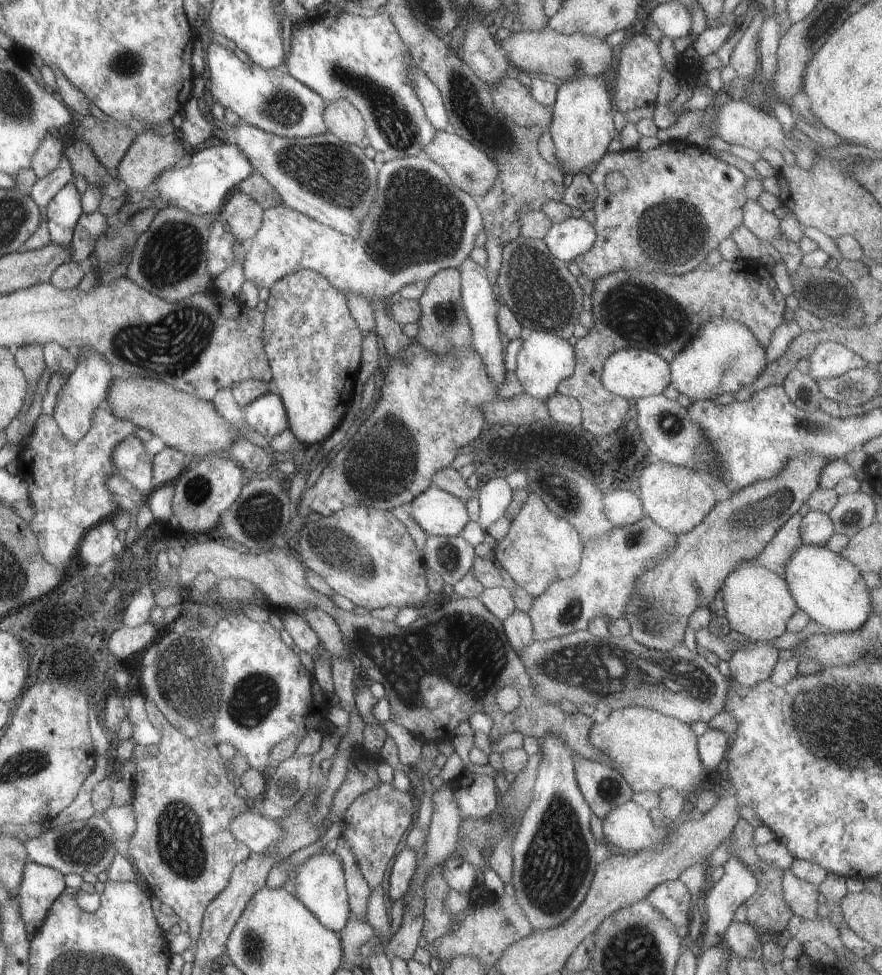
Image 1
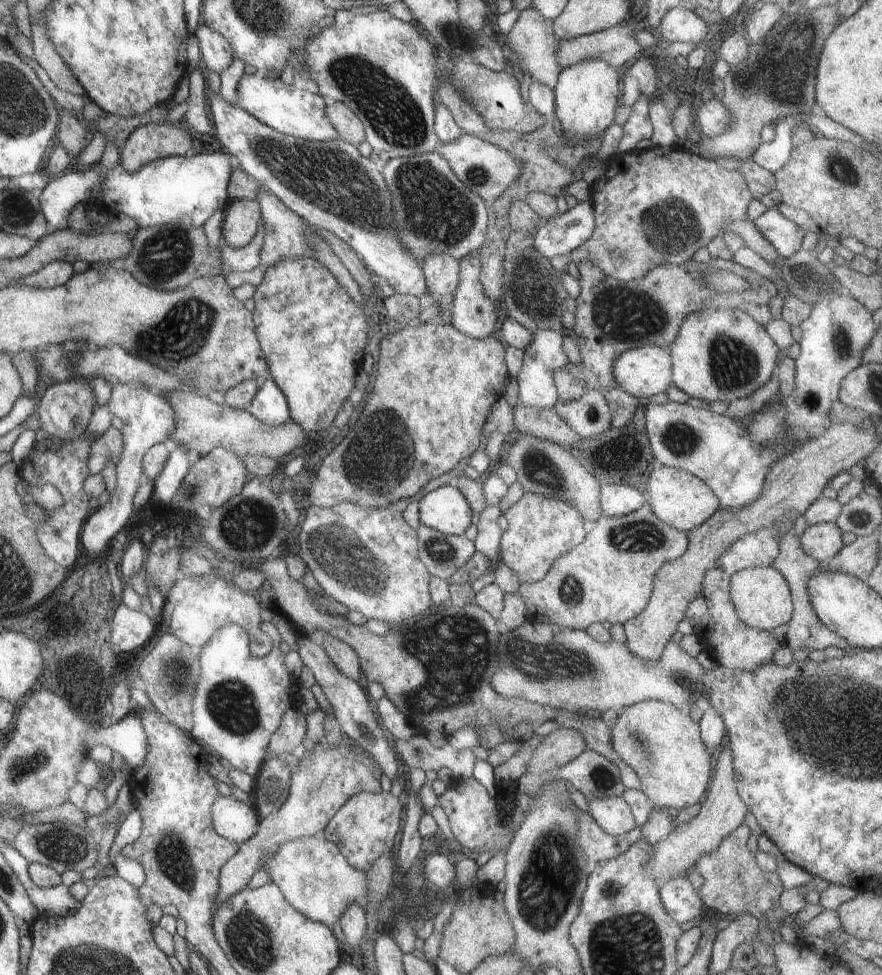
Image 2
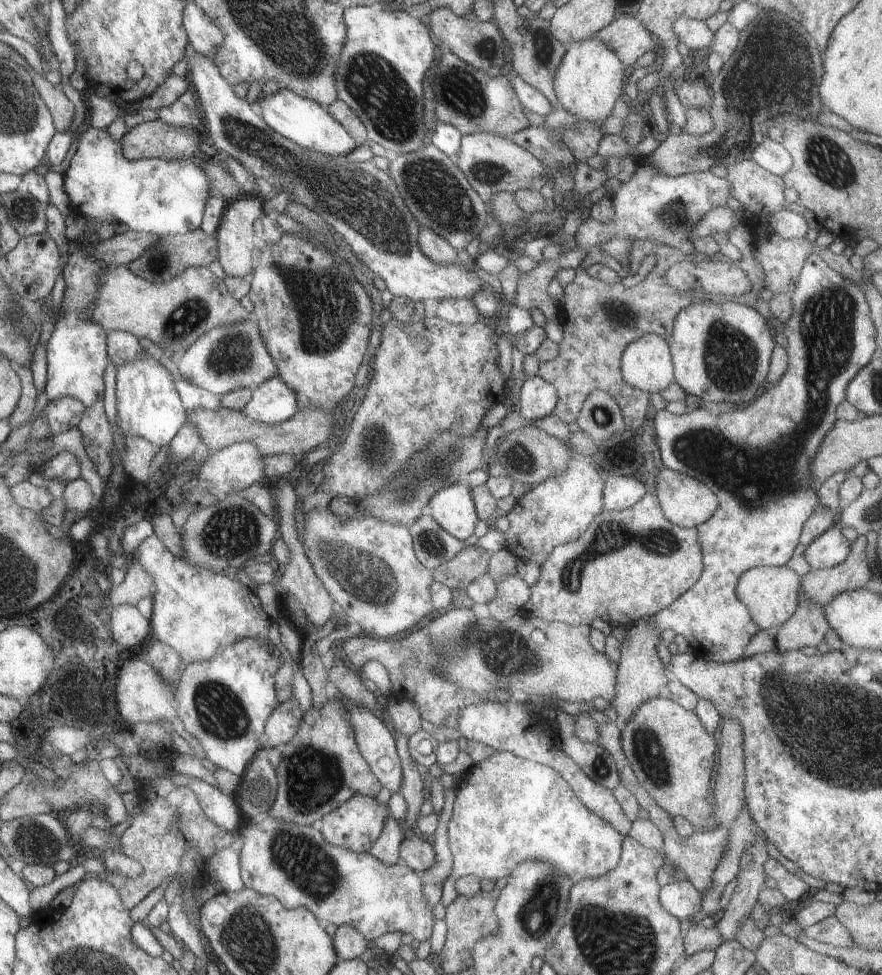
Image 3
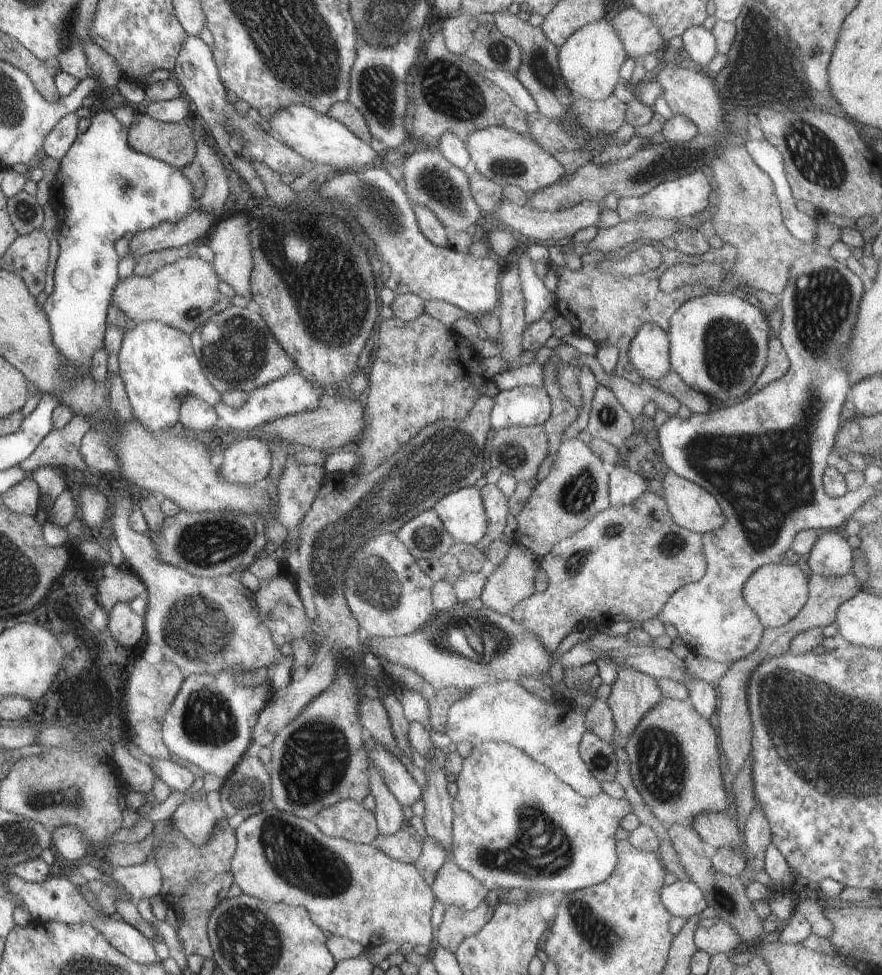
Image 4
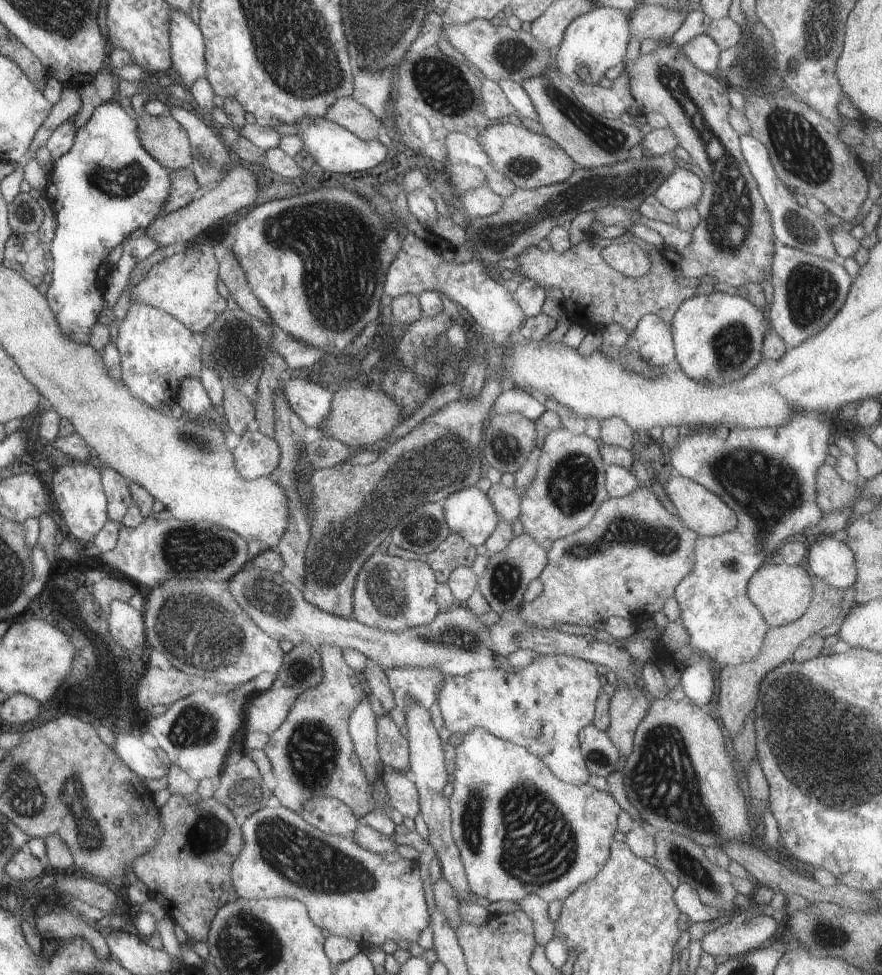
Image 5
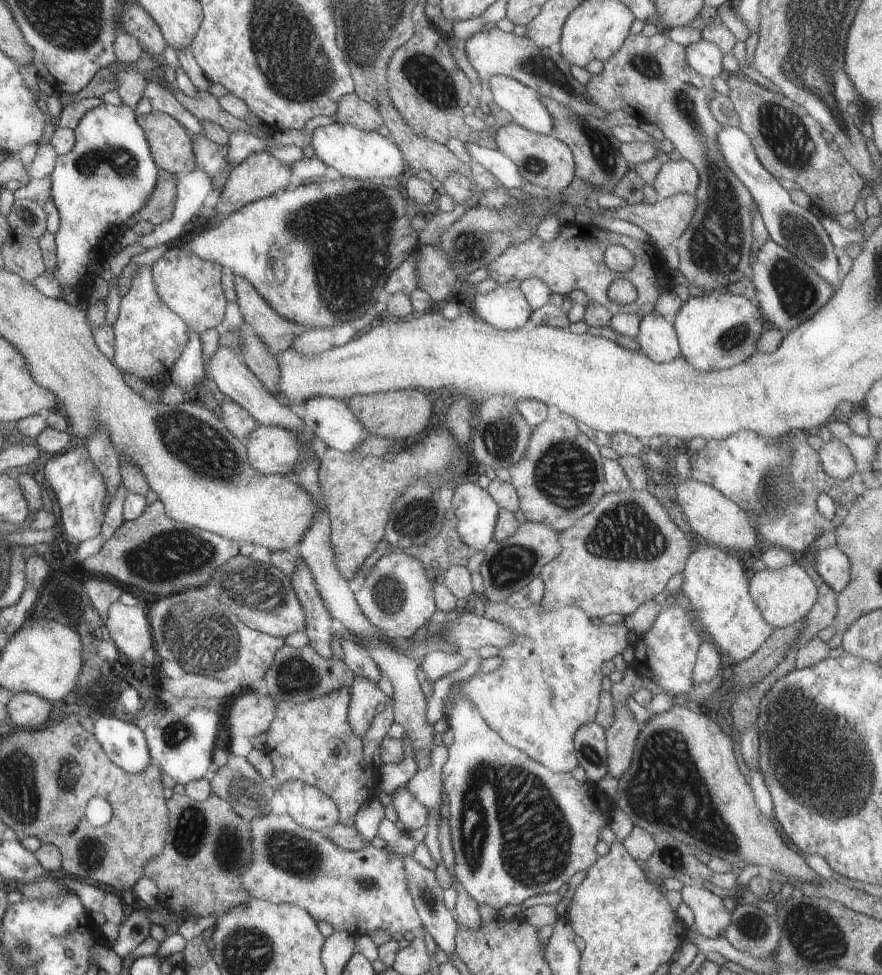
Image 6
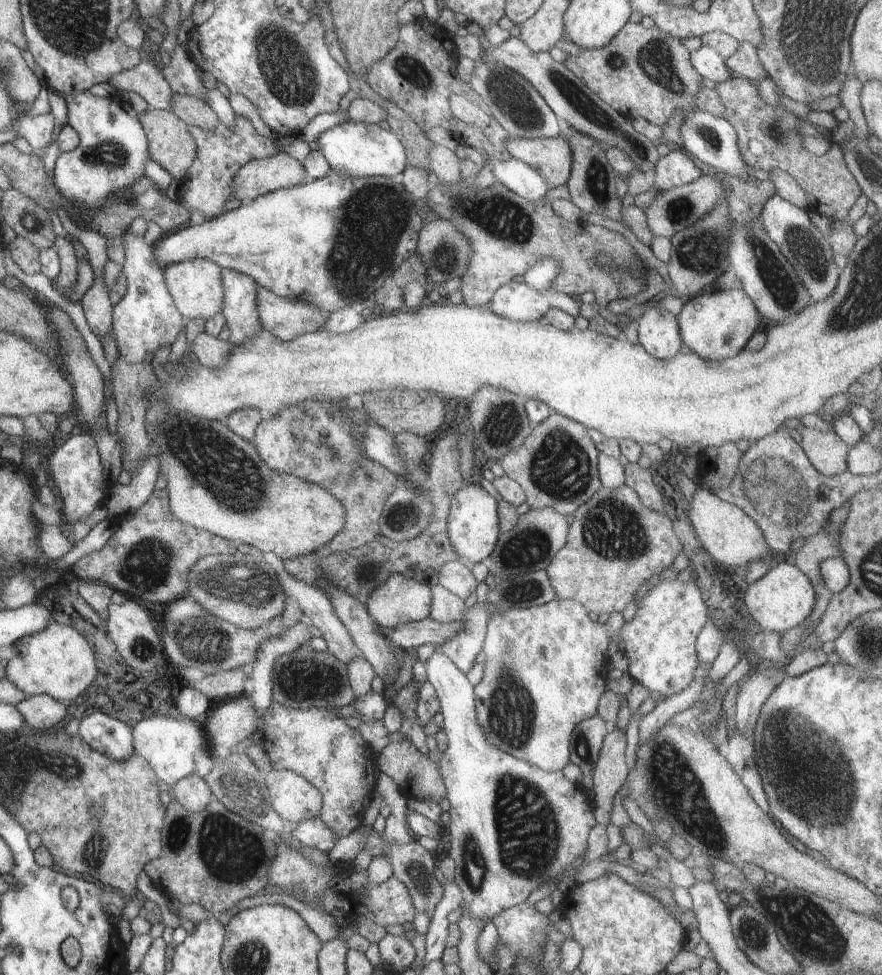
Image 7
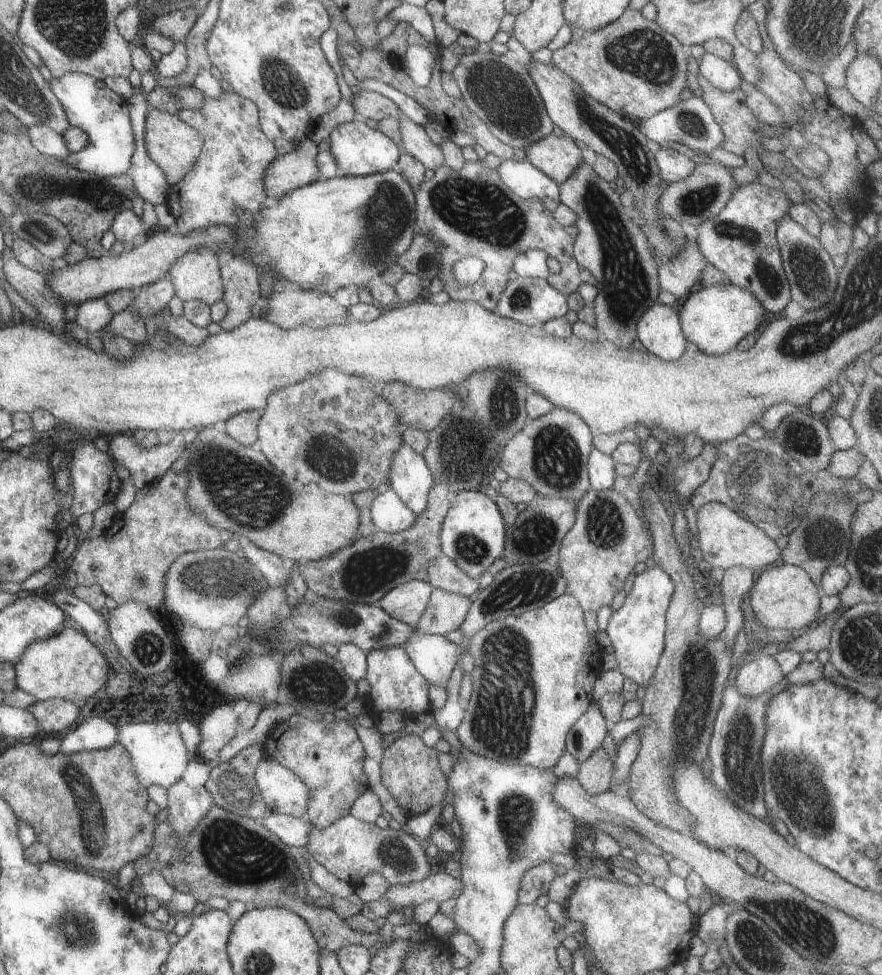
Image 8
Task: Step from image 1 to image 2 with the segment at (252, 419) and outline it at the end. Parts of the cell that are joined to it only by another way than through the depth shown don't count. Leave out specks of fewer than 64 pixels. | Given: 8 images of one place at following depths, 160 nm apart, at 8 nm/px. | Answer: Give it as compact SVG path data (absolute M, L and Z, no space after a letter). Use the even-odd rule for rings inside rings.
M273 378L267 379L262 384L245 410L271 427L280 426L290 420L286 397Z

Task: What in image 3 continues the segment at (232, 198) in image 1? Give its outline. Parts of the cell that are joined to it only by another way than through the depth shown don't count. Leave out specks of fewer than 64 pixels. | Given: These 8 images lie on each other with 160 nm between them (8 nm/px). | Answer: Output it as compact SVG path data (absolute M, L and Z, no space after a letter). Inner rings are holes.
M241 196L239 199L229 202L224 209L215 237L217 238L219 263L228 277L242 278L252 270L252 250L256 246L256 236L254 236L252 224L258 218L258 214L262 212L263 200L260 197Z

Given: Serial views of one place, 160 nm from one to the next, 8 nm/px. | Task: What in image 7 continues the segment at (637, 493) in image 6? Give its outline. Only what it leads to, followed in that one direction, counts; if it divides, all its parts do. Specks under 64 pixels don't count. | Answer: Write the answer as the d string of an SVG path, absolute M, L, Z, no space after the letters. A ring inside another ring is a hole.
M624 484L615 489L609 489L604 486L598 489L598 492L582 506L582 508L578 508L578 512L574 514L574 522L570 524L570 534L568 534L568 542L566 546L563 546L556 554L554 554L554 558L552 558L552 562L545 568L546 574L548 575L550 584L555 592L556 599L572 599L576 602L579 602L581 605L584 605L584 608L587 608L588 612L594 612L597 615L602 613L612 614L612 612L621 612L635 599L636 593L638 592L638 588L640 588L640 584L642 582L646 582L649 578L652 578L654 574L660 575L660 572L664 570L664 568L668 568L668 566L672 566L674 564L675 558L678 558L678 555L683 553L682 542L674 533L672 529L672 523L667 515L662 511L655 511L651 508L648 508L635 490L632 490L632 487Z

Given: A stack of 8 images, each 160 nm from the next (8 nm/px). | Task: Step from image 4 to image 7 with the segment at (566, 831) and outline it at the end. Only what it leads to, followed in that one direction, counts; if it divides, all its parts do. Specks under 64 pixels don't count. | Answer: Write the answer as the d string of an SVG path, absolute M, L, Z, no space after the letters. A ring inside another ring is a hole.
M433 651L428 662L426 662L426 670L428 681L430 681L436 689L436 694L441 706L443 716L443 728L447 734L448 744L446 749L441 754L441 759L438 762L439 769L444 779L447 797L450 801L450 824L447 828L447 838L450 844L449 855L455 862L455 875L453 880L462 889L464 909L468 909L479 921L482 921L485 926L492 922L493 916L500 914L502 911L510 907L519 905L527 900L528 896L534 890L543 886L551 878L558 877L566 866L570 866L574 860L578 860L580 856L584 856L587 849L588 832L597 824L594 819L594 805L591 795L587 796L587 792L581 785L576 785L566 778L562 771L543 771L536 765L531 765L528 761L517 759L515 756L504 752L497 746L494 746L490 741L487 741L487 734L479 725L477 712L475 709L475 692L473 684L468 680L467 673L462 672L446 655Z

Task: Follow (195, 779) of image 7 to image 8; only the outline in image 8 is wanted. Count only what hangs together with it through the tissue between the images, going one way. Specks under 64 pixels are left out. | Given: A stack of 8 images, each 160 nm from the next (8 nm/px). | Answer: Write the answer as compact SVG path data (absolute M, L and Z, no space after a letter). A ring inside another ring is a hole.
M180 779L167 788L167 821L175 833L185 839L214 805L212 794L206 787L190 788Z

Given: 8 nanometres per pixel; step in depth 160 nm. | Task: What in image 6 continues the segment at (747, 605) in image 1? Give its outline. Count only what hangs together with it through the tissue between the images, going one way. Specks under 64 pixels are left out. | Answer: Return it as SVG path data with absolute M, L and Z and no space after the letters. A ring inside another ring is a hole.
M802 559L783 569L755 572L749 579L749 591L764 620L774 628L784 628L804 619L818 596L816 583L806 572Z

